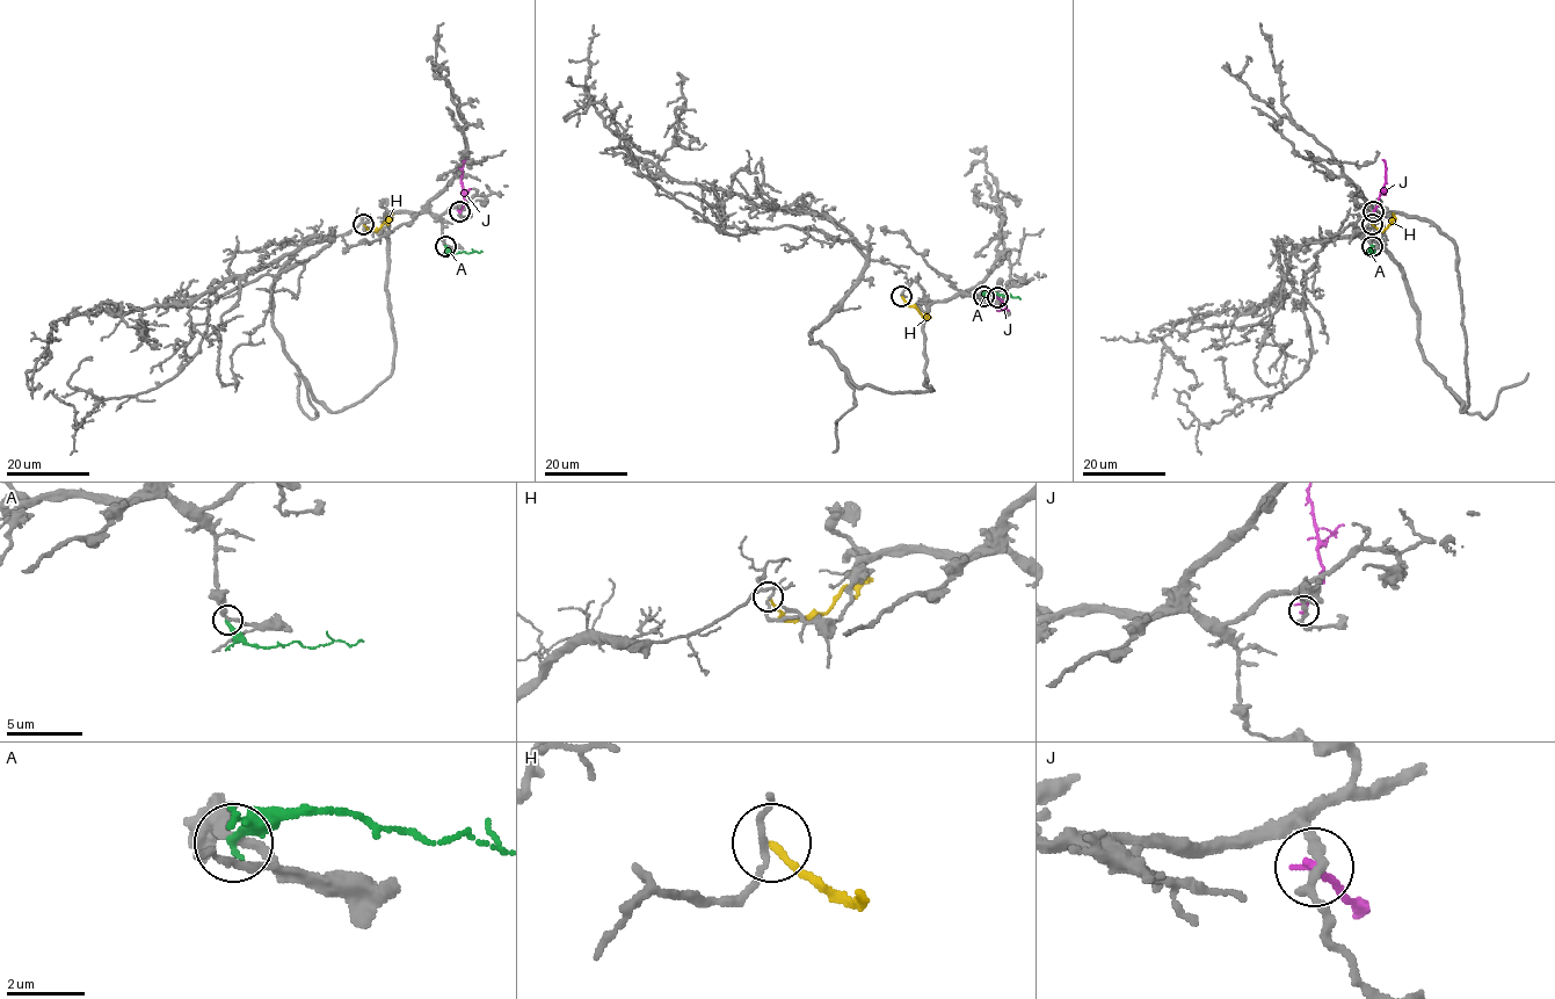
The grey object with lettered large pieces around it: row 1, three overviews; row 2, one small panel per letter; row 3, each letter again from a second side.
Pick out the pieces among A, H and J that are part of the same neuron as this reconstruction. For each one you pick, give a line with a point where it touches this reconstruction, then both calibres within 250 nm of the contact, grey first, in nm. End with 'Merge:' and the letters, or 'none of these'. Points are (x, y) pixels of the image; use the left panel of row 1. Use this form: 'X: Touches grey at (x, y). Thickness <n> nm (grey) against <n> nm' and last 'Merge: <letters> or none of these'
Merge: none of these

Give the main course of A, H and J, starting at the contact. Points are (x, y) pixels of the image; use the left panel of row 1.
A: (445, 246), (455, 253), (481, 251)
H: (363, 224), (369, 230), (377, 230), (392, 212)
J: (459, 211), (464, 203), (460, 182), (465, 159)

